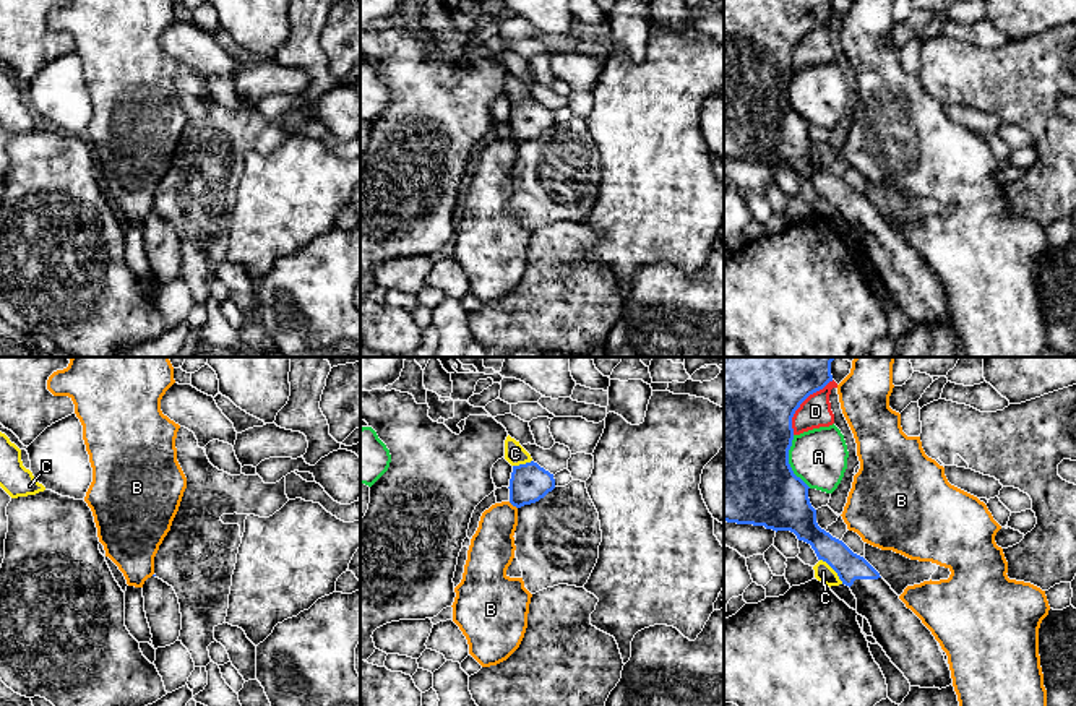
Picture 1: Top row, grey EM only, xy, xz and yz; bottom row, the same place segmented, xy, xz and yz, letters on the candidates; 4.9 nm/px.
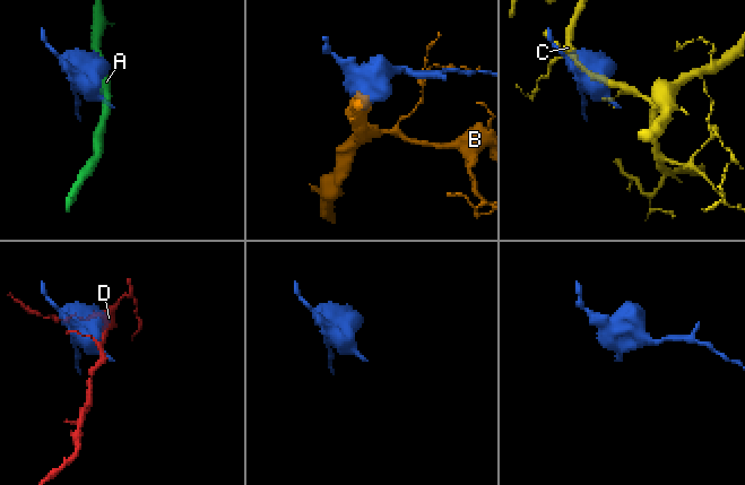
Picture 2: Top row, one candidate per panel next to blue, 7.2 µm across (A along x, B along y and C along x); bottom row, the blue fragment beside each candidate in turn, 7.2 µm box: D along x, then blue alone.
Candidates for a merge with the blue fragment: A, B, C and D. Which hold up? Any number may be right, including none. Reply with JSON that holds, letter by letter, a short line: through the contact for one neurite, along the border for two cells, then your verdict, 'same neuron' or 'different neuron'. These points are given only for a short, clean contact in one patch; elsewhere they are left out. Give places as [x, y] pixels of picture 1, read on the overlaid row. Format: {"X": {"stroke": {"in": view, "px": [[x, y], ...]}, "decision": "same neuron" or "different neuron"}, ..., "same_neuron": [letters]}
{"A": {"decision": "different neuron"}, "B": {"decision": "different neuron"}, "C": {"decision": "different neuron"}, "D": {"decision": "different neuron"}, "same_neuron": []}

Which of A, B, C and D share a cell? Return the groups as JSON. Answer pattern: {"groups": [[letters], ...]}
{"groups": [["A"], ["B"], ["C"], ["D"]]}

